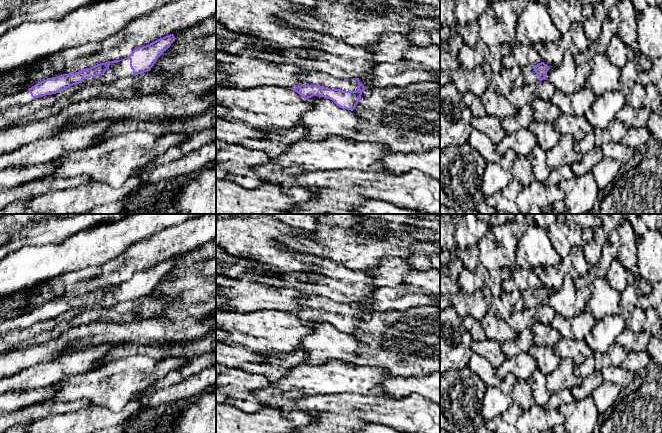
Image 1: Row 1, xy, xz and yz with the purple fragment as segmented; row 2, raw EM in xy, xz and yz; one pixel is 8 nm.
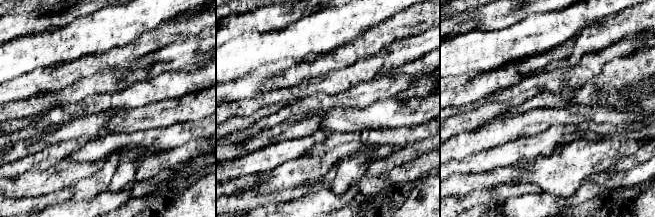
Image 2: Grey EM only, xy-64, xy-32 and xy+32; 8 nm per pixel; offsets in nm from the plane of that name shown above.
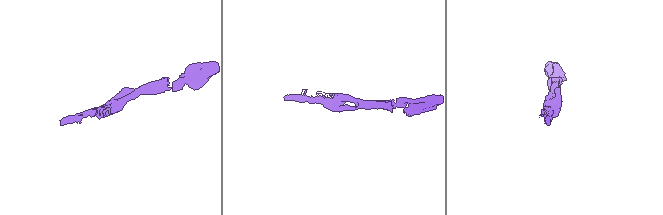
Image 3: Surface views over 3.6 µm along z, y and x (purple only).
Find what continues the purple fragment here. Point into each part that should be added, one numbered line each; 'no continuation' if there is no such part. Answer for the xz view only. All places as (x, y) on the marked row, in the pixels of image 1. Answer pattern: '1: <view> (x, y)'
1: xz (312, 78)

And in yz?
1: yz (530, 77)

